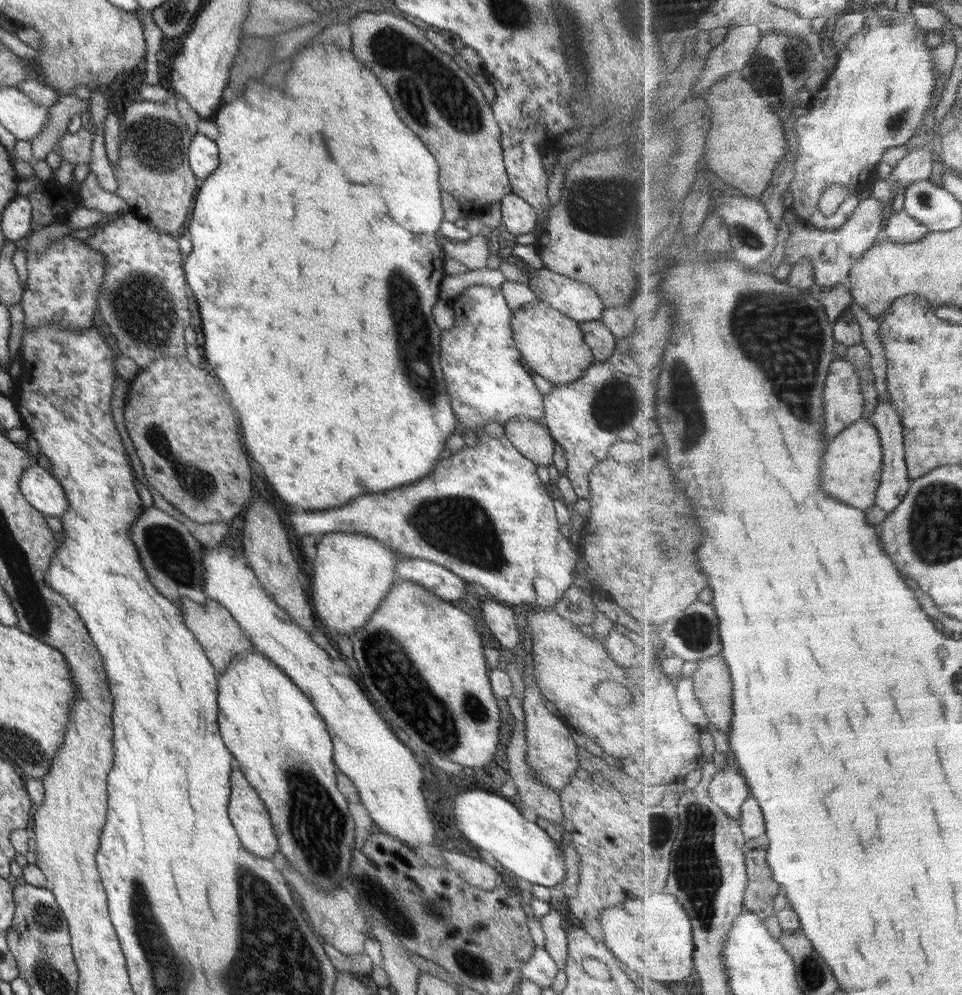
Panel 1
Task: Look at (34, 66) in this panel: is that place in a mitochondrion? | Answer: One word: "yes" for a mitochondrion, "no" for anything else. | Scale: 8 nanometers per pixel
no

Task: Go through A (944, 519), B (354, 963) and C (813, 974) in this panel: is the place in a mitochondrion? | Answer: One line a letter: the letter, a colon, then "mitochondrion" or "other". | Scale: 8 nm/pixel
A: mitochondrion
B: other
C: mitochondrion

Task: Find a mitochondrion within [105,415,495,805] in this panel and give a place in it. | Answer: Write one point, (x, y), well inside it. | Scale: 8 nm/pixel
(391, 671)

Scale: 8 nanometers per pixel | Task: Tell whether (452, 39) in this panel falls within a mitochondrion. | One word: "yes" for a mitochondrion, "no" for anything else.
no

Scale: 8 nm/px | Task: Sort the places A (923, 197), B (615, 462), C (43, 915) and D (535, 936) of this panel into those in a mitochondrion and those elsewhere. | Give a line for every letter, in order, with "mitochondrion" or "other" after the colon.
A: mitochondrion
B: other
C: mitochondrion
D: other

